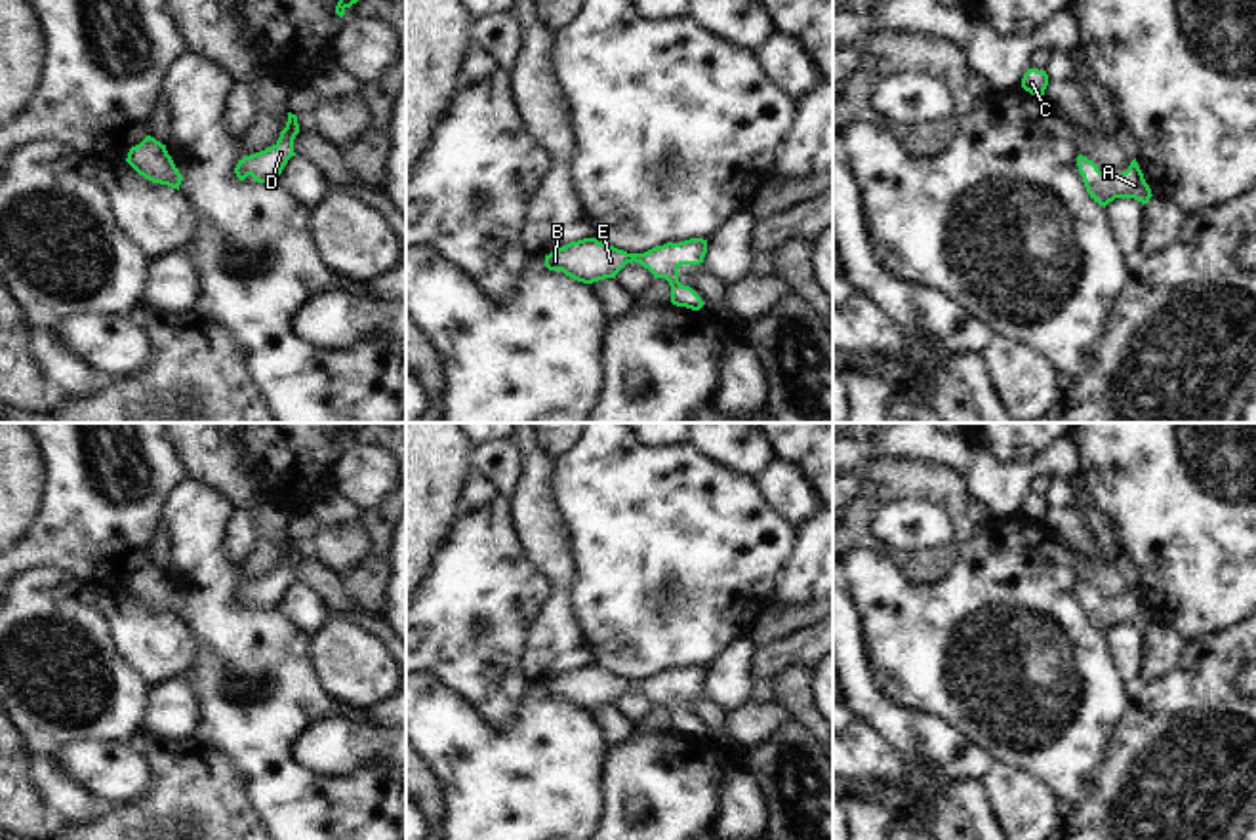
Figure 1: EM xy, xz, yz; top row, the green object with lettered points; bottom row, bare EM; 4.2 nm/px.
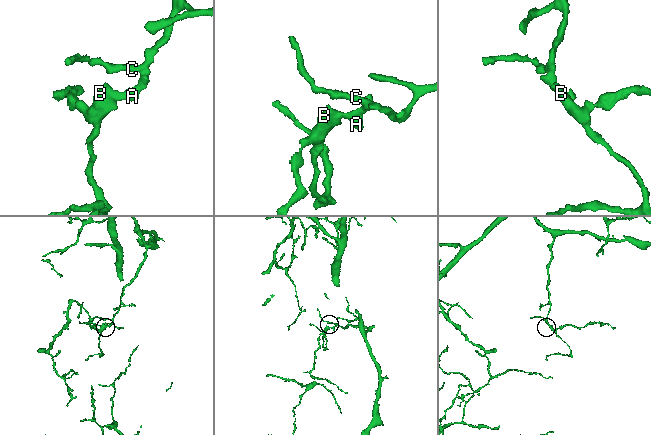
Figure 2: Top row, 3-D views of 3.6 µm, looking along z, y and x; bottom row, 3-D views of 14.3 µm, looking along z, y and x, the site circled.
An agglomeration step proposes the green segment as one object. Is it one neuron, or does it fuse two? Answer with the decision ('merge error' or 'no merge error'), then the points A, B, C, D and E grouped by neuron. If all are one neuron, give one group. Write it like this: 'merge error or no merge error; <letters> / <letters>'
no merge error; A B C D E

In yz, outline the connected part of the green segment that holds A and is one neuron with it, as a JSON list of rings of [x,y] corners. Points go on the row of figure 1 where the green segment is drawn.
[[[1083,154],[1077,156],[1077,166],[1079,173],[1083,175],[1086,192],[1104,208],[1115,198],[1134,198],[1142,204],[1147,204],[1153,196],[1136,158],[1123,173],[1104,173],[1092,160]]]

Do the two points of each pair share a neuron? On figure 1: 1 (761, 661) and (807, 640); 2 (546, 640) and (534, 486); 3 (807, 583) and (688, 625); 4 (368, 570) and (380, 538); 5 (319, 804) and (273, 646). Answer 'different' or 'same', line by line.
1: same
2: same
3: different
4: same
5: same

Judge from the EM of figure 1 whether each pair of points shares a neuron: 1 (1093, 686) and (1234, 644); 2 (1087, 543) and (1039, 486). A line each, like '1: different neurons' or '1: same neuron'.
1: different neurons
2: different neurons

